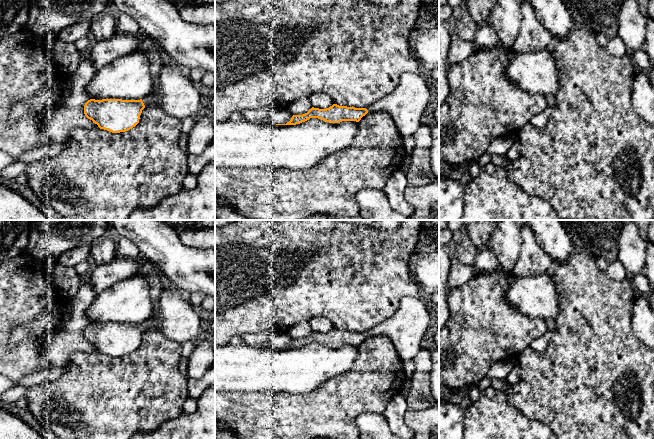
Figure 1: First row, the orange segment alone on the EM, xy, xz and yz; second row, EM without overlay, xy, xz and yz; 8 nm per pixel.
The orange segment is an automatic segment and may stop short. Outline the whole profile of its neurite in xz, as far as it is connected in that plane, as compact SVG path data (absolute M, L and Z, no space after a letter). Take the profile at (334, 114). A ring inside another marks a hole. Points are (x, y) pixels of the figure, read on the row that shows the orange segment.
M405 73L394 92L389 94L388 96L384 97L383 99L378 100L376 103L367 106L366 108L355 108L355 107L347 107L347 106L339 106L337 104L333 104L329 108L326 109L319 109L312 107L307 113L302 115L293 115L291 120L286 124L276 124L276 125L296 125L302 122L309 120L310 118L318 118L323 121L329 123L340 123L342 121L356 121L359 122L363 116L366 114L370 114L373 112L386 112L388 113L394 120L397 130L403 138L406 137L413 137L417 129L422 124L423 116L428 112L428 104L431 97L431 93L429 87L424 79L420 74L413 74L413 73Z

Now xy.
M163 63L157 92L151 92L140 100L90 99L84 105L85 116L100 129L112 133L125 132L139 123L145 107L158 106L168 115L180 120L196 118L204 102L184 69Z

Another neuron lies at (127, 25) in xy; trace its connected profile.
M121 13L117 20L115 32L126 35L139 35L139 25L132 17Z

